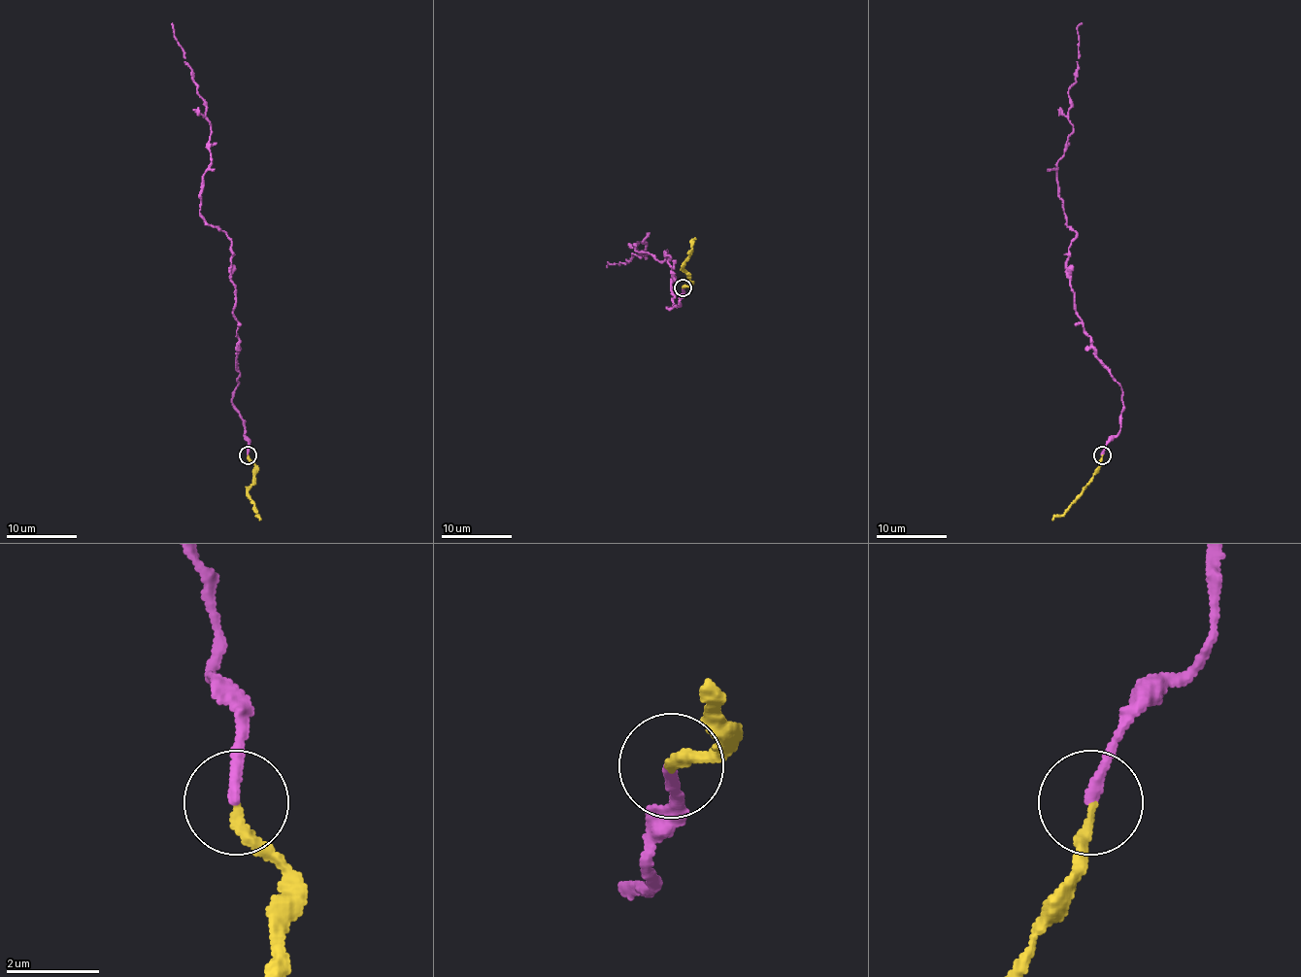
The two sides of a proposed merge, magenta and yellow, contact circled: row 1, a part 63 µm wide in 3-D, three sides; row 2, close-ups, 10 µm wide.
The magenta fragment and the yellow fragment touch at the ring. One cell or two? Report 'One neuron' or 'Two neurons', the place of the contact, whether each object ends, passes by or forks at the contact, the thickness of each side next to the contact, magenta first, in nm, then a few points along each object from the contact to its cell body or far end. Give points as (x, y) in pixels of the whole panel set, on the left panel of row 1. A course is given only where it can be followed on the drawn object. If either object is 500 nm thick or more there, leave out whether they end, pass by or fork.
One neuron. Place: (248, 454). At the ring magenta ends. At the ring yellow ends. Thickness 240 nm (magenta) against 200 nm. Course of magenta: (249, 455), (245, 421), (232, 404), (240, 376), (230, 241), (199, 211), (212, 124), (173, 22). Course of yellow: (249, 455), (255, 469), (255, 480), (249, 488), (249, 494), (258, 521)

